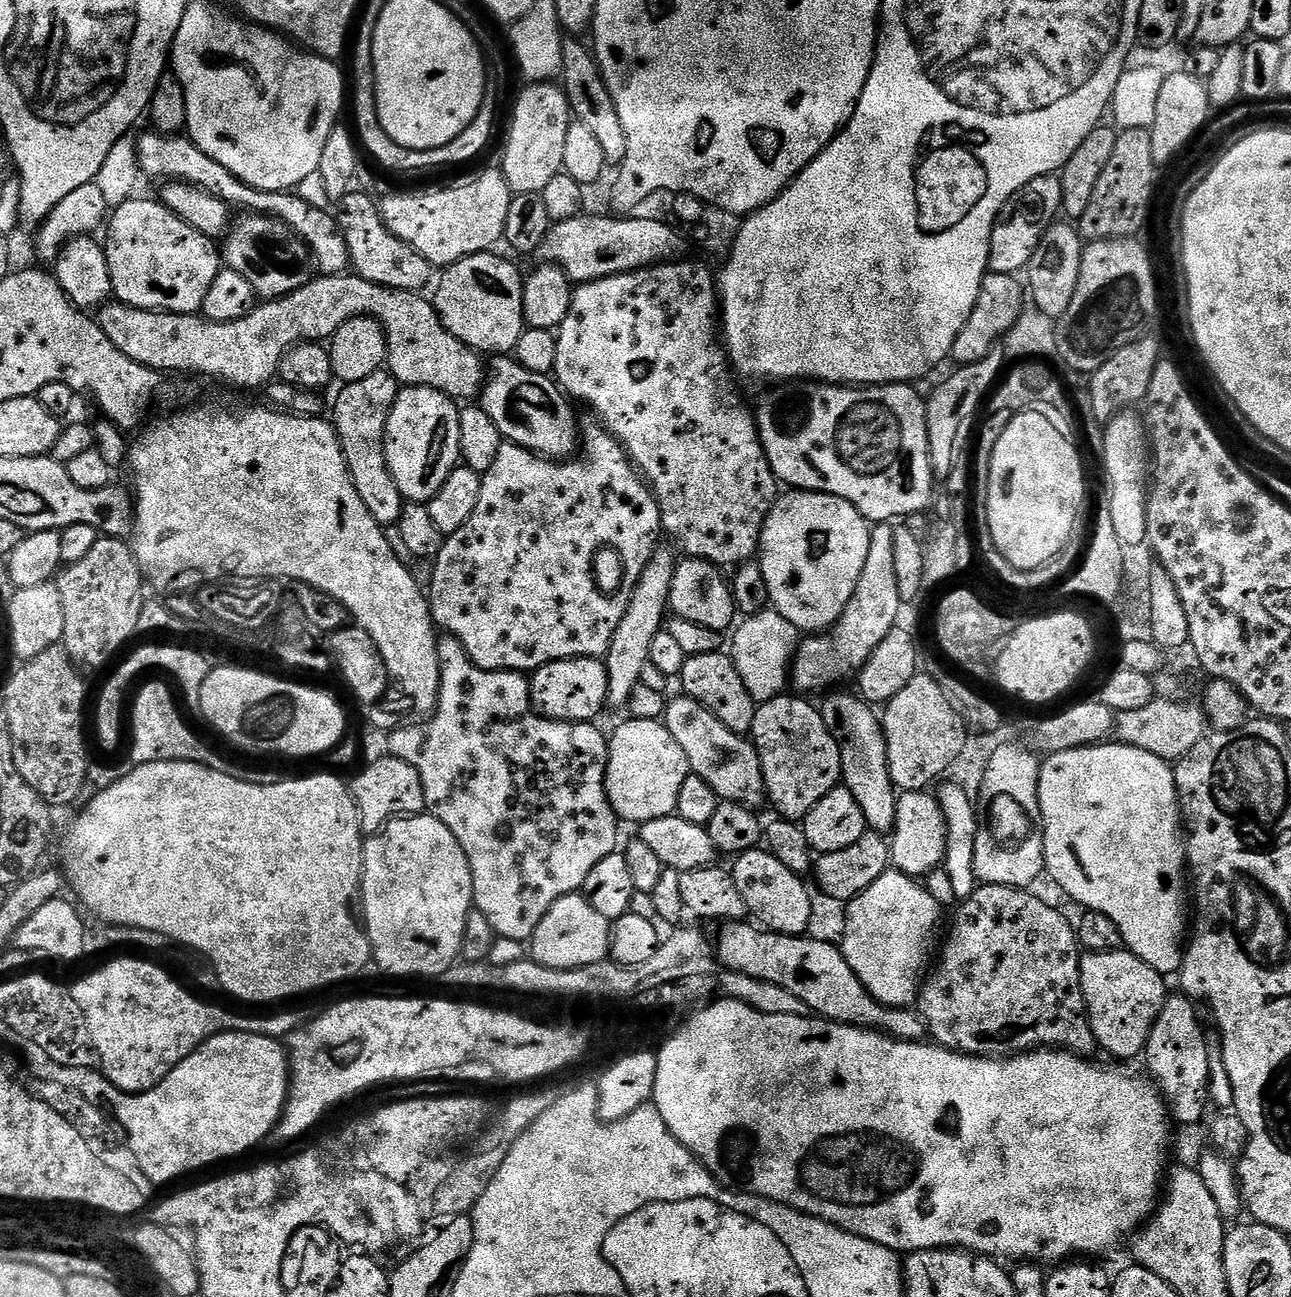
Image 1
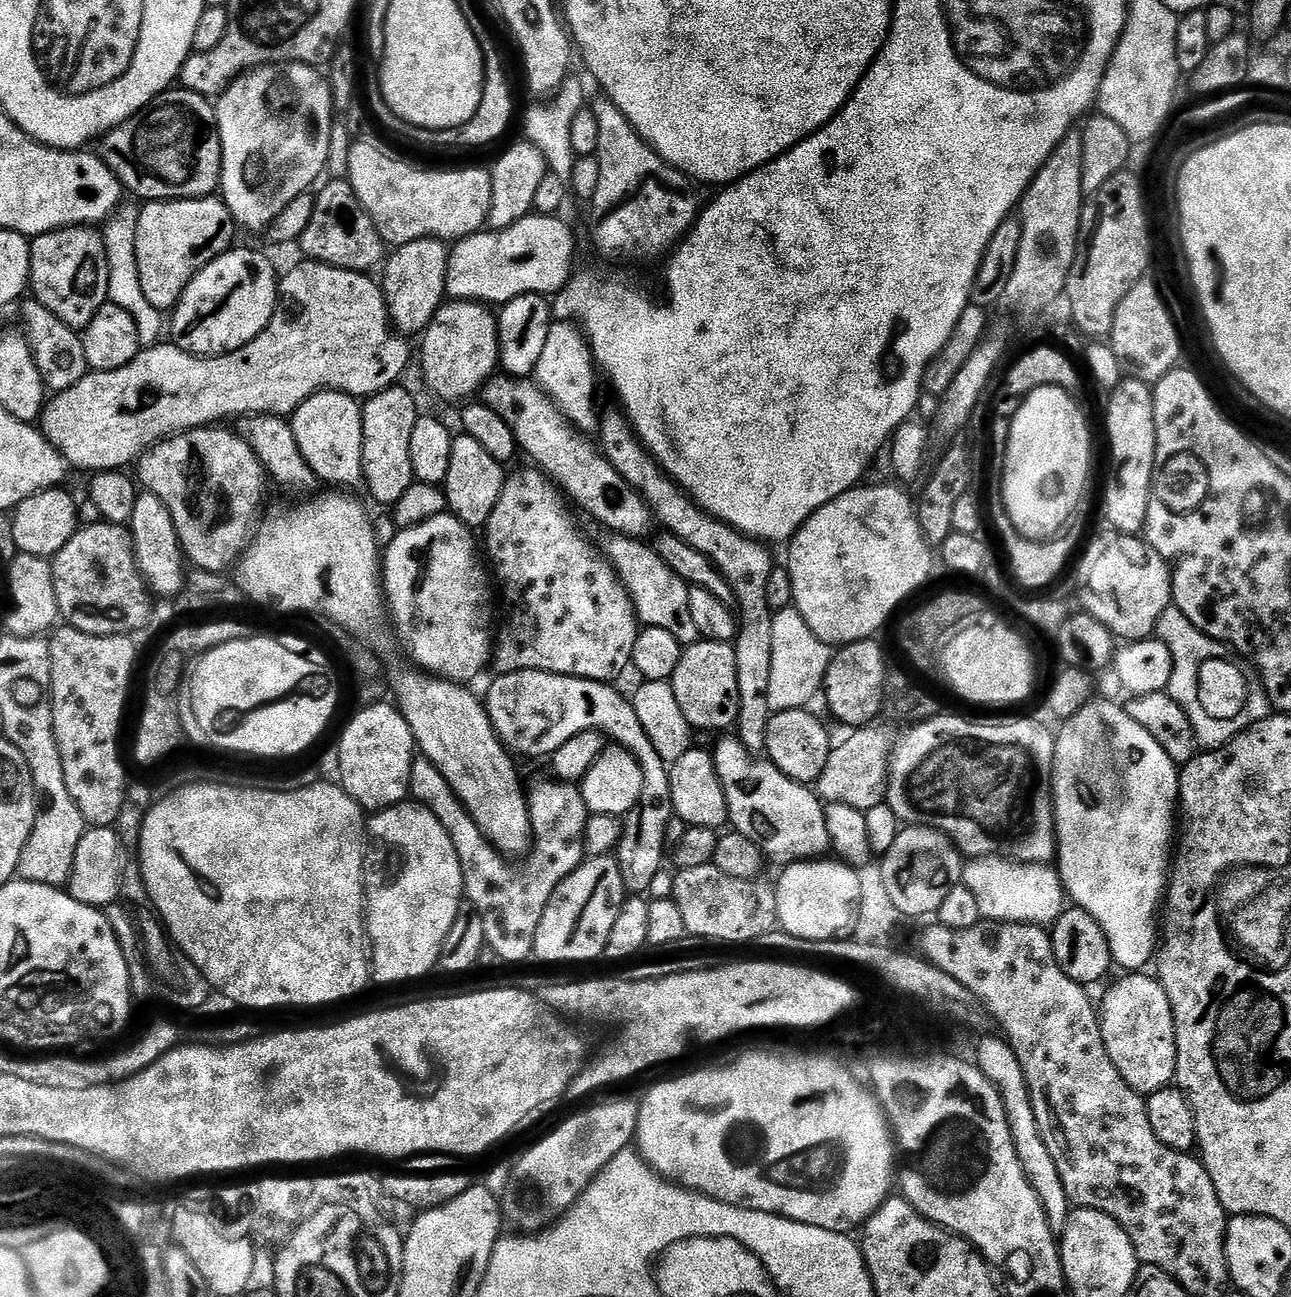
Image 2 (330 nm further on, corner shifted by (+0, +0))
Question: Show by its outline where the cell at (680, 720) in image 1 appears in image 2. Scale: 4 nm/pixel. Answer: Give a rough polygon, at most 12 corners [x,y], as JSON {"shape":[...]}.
{"shape":[[736,738],[714,748],[731,827],[787,866],[829,855],[825,805]]}

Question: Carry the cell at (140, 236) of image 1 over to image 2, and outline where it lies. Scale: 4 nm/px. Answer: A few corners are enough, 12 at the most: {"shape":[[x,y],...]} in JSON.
{"shape":[[223,199],[154,200],[136,223],[150,306],[176,307],[233,247]]}

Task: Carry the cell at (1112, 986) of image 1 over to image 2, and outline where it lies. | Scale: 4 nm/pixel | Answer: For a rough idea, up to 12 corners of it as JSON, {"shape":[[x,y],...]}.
{"shape":[[1155,975],[1105,998],[1110,1062],[1147,1098],[1176,1078],[1176,1023]]}

